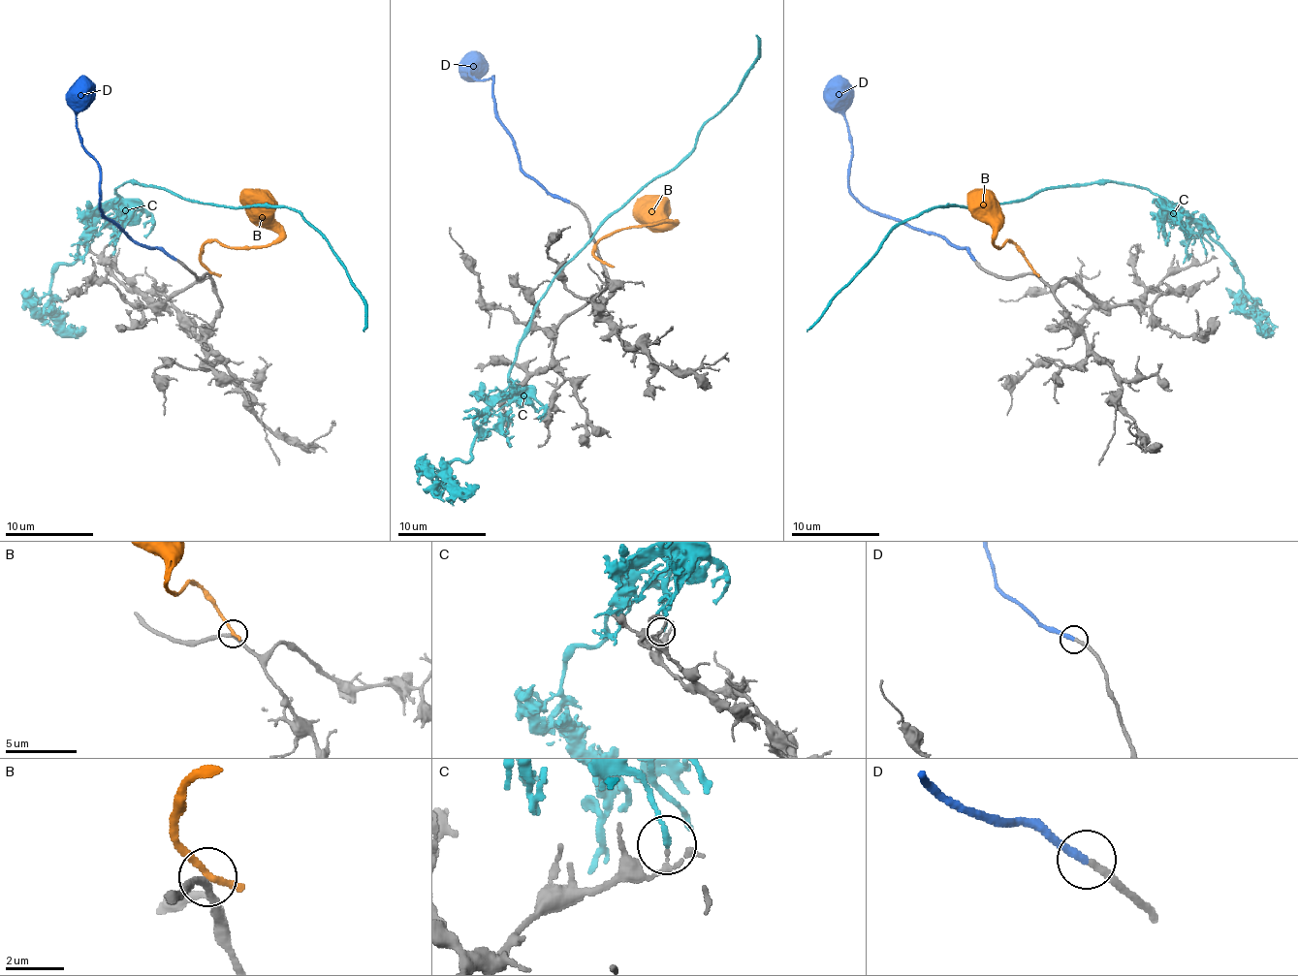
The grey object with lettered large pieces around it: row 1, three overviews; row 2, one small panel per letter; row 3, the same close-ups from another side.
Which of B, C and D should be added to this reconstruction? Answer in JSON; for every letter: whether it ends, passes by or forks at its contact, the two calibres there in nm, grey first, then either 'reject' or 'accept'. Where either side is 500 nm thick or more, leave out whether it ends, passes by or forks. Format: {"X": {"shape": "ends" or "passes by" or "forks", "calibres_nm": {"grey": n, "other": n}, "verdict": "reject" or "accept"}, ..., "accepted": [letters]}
{"B": {"shape": "passes by", "calibres_nm": {"grey": 240, "other": 200}, "verdict": "reject"}, "C": {"shape": "ends", "calibres_nm": {"grey": 110, "other": 190}, "verdict": "reject"}, "D": {"shape": "ends", "calibres_nm": {"grey": 260, "other": 300}, "verdict": "accept"}, "accepted": ["D"]}

